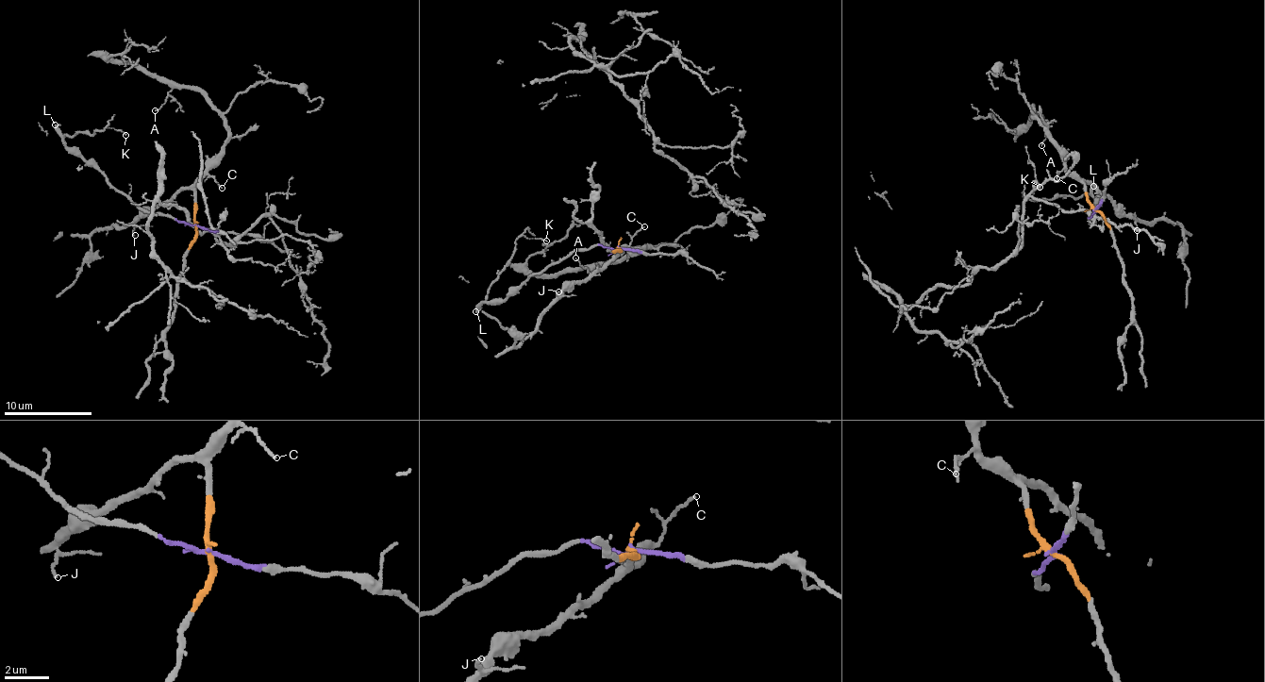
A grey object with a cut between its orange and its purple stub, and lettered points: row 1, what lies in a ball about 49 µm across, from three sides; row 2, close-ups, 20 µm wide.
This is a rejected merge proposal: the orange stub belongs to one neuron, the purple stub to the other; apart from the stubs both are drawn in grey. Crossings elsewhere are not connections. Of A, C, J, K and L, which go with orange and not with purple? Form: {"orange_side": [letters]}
{"orange_side": ["A", "C", "J"]}

